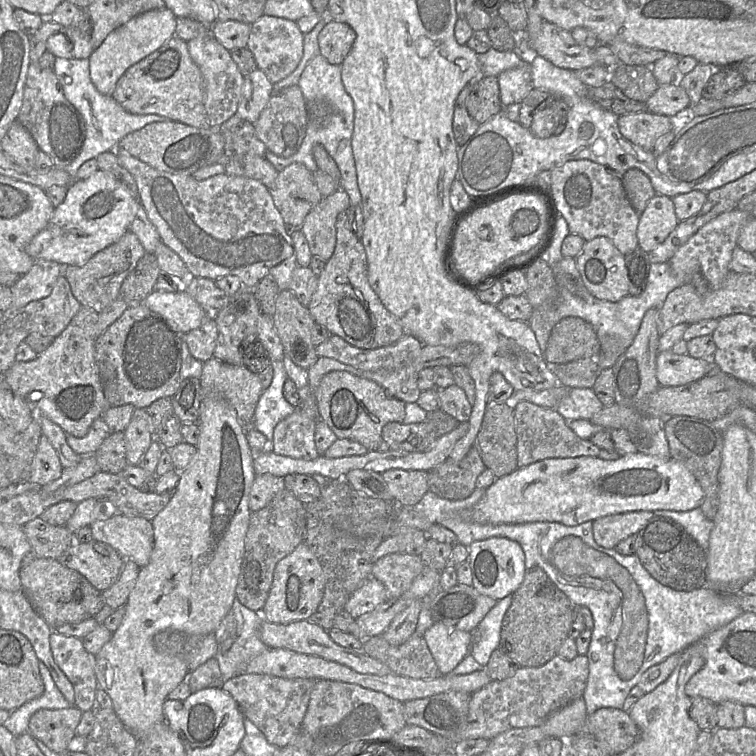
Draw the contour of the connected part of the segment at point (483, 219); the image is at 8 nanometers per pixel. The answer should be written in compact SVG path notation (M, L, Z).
M515 193L497 203L477 210L461 223L455 238L453 258L457 268L468 278L478 279L486 272L497 267L507 259L518 256L527 258L531 251L544 238L549 228L549 205L547 200L538 194Z

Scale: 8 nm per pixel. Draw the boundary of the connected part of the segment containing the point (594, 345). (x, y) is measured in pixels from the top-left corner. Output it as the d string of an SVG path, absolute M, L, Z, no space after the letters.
M568 316L558 321L551 330L543 351L548 364L565 364L582 358L596 358L600 341L587 321Z

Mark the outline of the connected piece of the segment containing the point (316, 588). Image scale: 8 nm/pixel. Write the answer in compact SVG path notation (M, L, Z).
M303 542L277 563L269 595L260 612L262 619L274 624L307 621L321 603L324 588L322 567L309 546Z

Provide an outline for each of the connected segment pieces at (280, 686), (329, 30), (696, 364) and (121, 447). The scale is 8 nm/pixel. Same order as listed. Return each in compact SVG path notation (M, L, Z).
M241 674L225 681L221 689L237 702L244 717L254 723L270 744L283 748L300 731L316 681L304 678L287 679L264 674Z
M330 20L318 35L319 53L333 65L341 65L351 51L356 32L344 22Z
M671 350L661 351L656 358L656 376L660 386L681 386L700 380L713 372L711 359L693 358L675 354Z
M124 432L110 433L94 454L100 471L121 473L128 465Z

